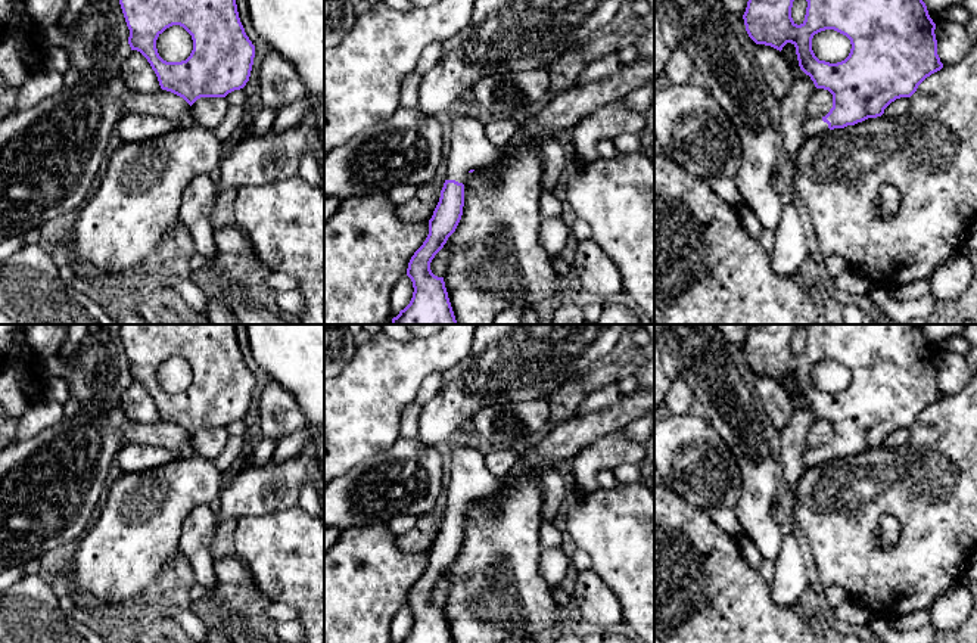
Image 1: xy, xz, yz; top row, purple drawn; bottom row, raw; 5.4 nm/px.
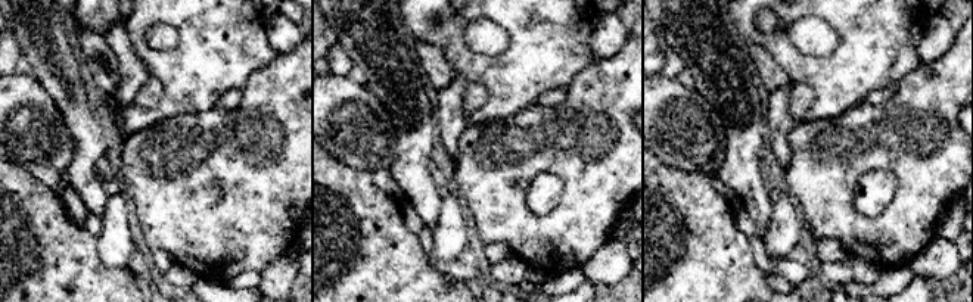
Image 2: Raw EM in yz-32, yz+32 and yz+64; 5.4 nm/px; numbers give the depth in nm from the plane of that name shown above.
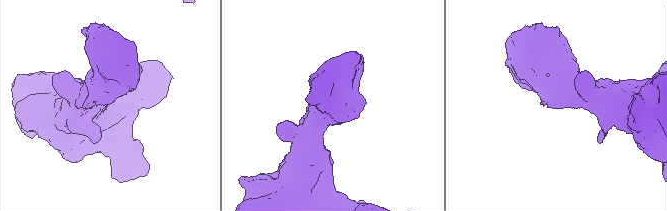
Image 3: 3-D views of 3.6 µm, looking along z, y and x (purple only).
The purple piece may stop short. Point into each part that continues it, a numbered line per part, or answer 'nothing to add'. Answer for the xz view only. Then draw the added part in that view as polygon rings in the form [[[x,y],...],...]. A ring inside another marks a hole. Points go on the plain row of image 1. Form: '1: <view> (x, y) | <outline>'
1: xz (470, 480) | [[[472,445],[458,447],[451,459],[447,510],[463,513],[470,500],[494,500],[501,494],[501,478],[485,465],[485,456]]]

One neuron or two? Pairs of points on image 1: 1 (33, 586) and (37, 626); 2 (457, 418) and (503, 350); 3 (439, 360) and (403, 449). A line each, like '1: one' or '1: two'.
1: one
2: one
3: two

